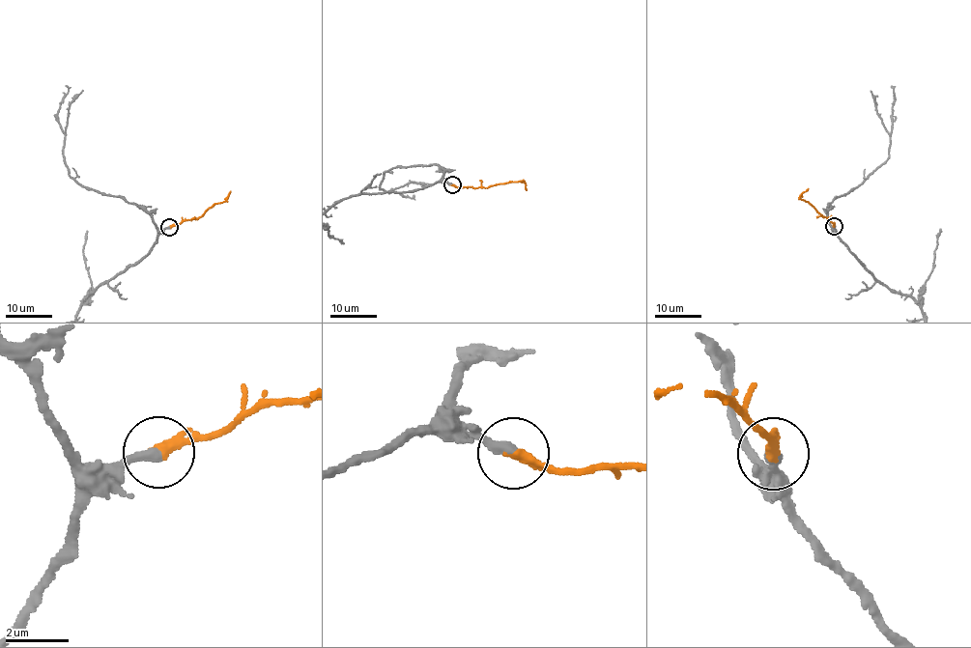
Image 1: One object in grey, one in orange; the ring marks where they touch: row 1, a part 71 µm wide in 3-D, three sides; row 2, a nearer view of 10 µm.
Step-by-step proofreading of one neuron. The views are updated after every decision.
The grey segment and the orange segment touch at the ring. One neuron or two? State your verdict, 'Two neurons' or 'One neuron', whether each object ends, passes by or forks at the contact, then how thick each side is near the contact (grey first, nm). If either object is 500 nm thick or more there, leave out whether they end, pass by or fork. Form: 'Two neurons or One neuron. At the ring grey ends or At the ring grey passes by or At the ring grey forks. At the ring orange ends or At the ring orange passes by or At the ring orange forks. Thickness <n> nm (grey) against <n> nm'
One neuron. At the ring grey ends. At the ring orange ends. Thickness 320 nm (grey) against 360 nm

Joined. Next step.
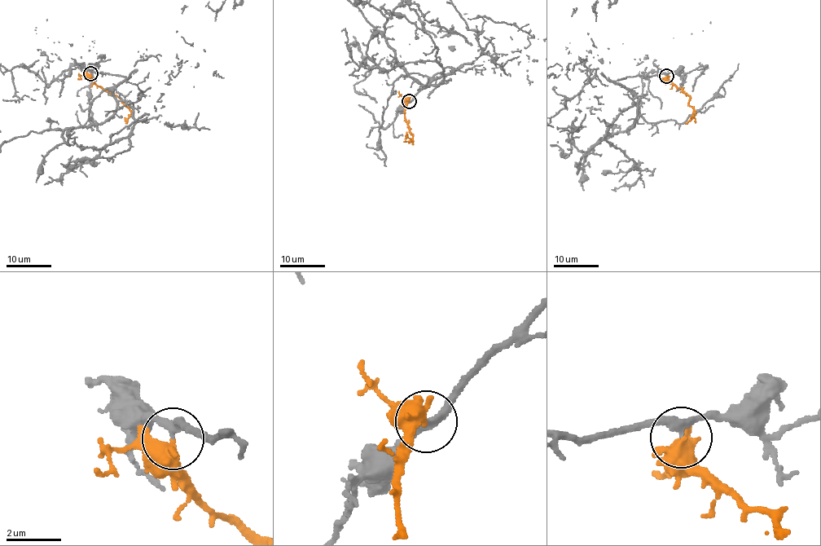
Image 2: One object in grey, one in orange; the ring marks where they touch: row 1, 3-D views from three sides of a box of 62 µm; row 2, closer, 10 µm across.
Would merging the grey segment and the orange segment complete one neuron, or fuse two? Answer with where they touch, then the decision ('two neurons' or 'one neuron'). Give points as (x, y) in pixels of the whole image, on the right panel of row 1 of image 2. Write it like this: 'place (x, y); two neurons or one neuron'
place (666, 76); one neuron

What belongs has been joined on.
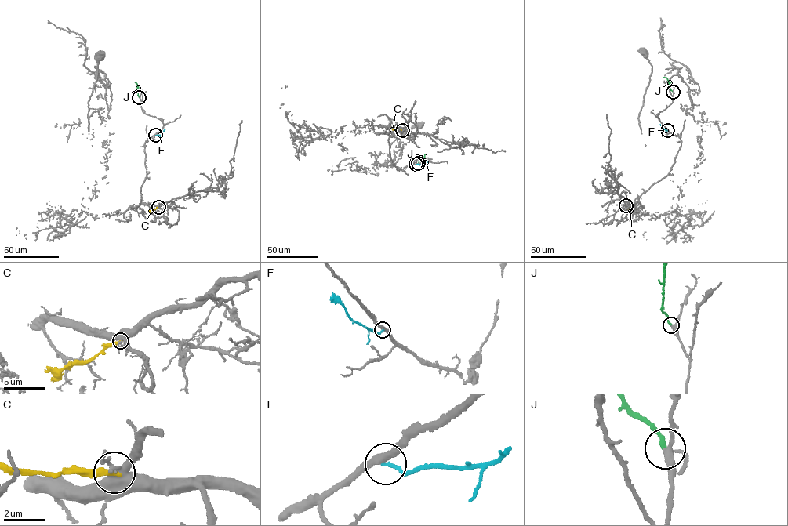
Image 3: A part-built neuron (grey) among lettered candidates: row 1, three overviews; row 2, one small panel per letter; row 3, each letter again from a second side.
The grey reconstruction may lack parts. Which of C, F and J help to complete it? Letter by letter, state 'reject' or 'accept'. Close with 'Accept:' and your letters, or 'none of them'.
C: reject
F: reject
J: accept
Accept: J

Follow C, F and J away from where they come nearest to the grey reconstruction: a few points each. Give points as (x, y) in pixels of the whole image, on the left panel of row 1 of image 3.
C: (158, 207), (148, 211)
F: (155, 135), (161, 135), (165, 128)
J: (139, 97), (135, 81)

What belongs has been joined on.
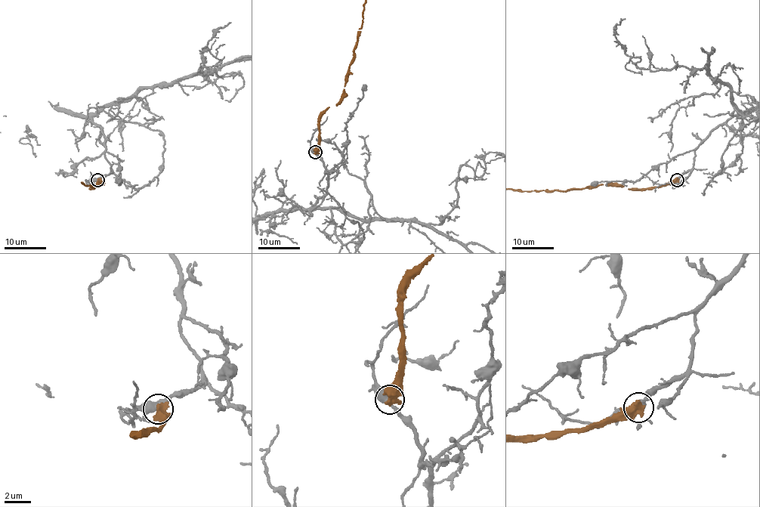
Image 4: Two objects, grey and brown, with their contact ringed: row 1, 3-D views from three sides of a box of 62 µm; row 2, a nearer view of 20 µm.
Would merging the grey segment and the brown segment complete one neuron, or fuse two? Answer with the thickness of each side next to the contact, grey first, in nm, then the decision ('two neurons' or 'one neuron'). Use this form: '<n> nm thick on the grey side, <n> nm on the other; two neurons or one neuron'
440 nm thick on the grey side, 700 nm on the other; two neurons

